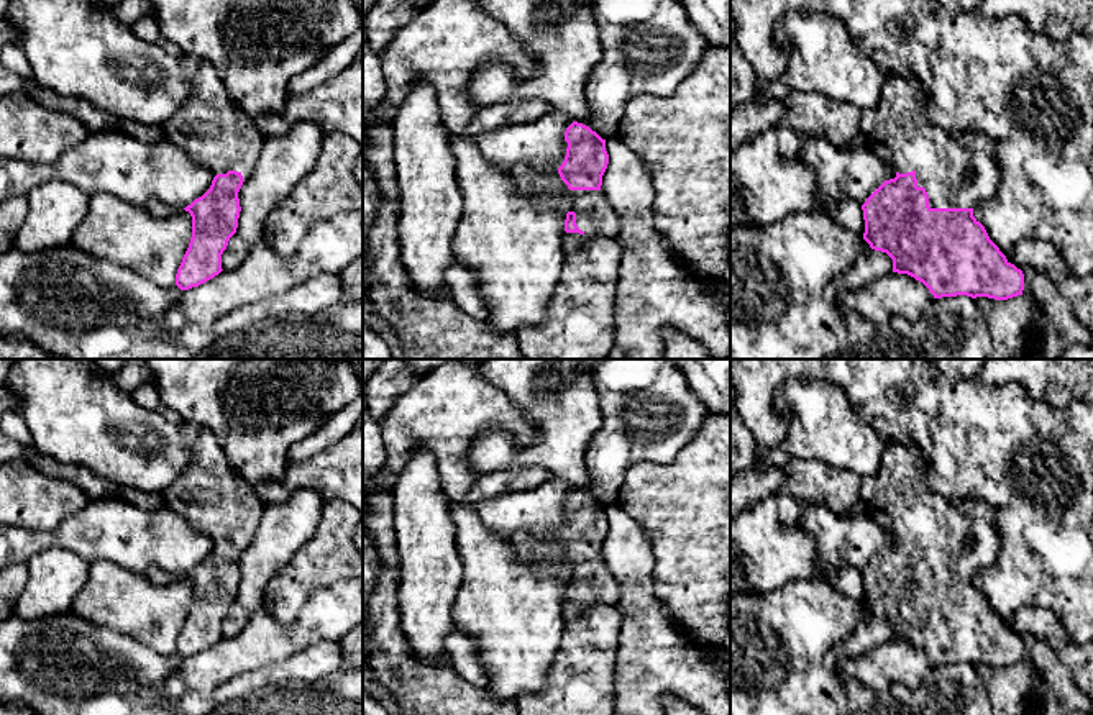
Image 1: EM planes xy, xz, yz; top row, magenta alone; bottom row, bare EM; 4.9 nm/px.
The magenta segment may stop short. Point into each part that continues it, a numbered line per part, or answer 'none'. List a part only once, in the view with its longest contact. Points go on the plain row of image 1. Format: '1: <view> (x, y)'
1: yz (957, 537)

